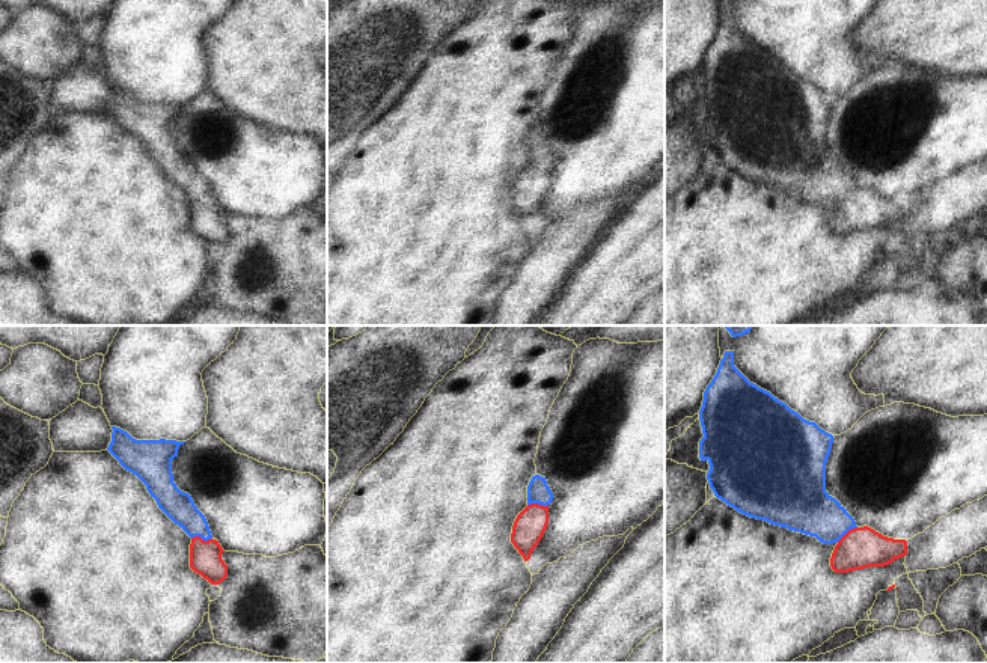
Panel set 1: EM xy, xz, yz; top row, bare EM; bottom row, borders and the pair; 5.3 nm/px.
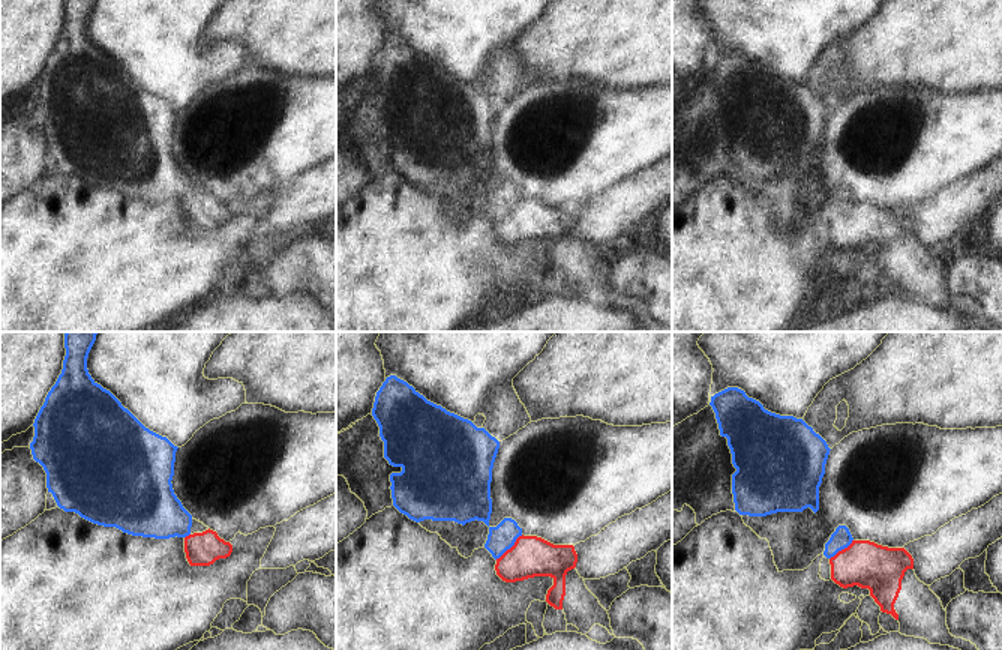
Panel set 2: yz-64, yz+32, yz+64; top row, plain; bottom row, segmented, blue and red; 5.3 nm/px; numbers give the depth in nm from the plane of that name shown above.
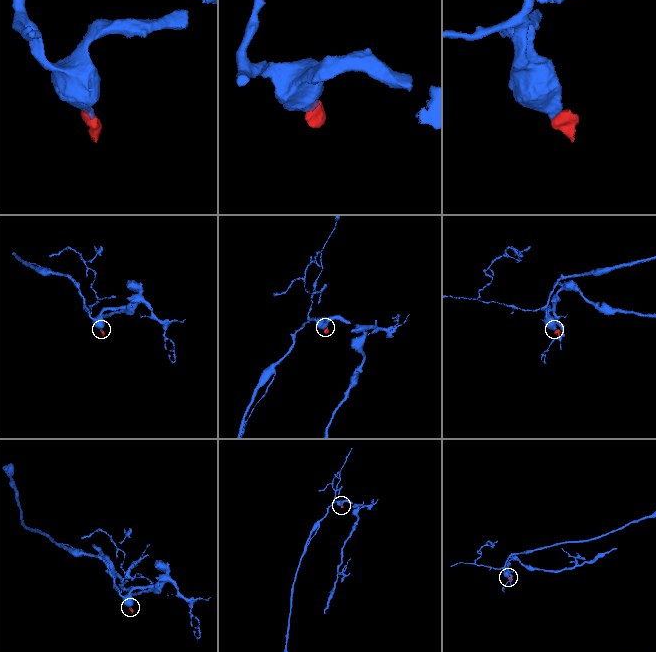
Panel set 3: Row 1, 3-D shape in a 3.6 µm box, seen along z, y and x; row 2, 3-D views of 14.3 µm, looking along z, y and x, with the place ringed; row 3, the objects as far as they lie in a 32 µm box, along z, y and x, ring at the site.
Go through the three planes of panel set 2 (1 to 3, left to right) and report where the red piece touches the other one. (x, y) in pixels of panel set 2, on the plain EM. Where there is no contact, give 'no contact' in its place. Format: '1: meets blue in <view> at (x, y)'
1: meets blue in yz-64 at (186, 198)
2: meets blue in yz+32 at (509, 212)
3: meets blue in yz+64 at (842, 212)

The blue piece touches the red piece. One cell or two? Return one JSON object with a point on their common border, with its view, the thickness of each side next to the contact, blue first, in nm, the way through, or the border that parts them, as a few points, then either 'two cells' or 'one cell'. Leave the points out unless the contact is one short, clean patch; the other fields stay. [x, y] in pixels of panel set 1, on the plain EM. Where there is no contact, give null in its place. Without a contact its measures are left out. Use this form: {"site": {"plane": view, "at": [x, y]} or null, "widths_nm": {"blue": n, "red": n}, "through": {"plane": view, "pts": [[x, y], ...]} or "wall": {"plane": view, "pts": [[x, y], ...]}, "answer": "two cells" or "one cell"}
{"site": {"plane": "xy", "at": [202, 201]}, "widths_nm": {"blue": 160, "red": 180}, "through": {"plane": "xy", "pts": [[177, 168], [193, 184], [202, 201], [205, 219]]}, "answer": "one cell"}

